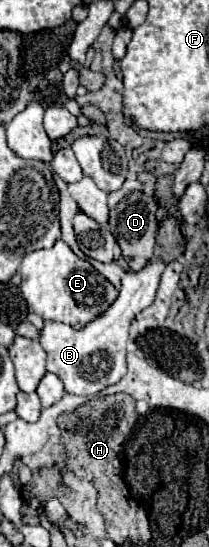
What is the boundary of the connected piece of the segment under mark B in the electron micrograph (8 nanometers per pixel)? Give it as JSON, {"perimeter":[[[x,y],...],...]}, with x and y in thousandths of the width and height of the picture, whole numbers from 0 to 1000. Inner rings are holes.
{"perimeter":[[[727,473],[670,499],[593,503],[593,521],[565,547],[526,558],[507,572],[421,590],[402,601],[344,601],[306,590],[220,587],[191,609],[191,631],[230,645],[220,675],[268,682],[306,700],[306,711],[344,722],[440,726],[469,722],[498,707],[565,700],[603,682],[603,623],[612,601],[651,572],[699,565],[746,539],[766,503],[785,495],[785,477]]]}

